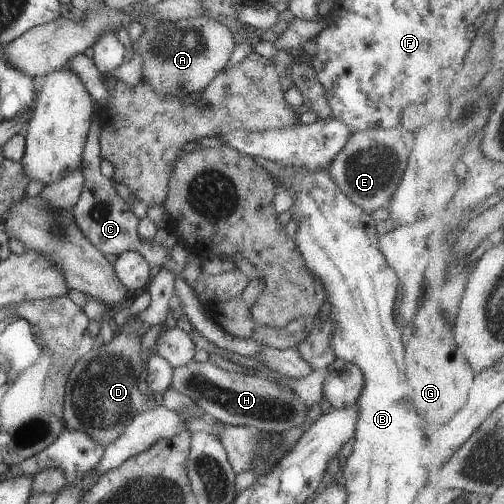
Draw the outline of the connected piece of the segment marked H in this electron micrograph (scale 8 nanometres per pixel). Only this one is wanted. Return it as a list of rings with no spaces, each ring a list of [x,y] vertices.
[[[191,360],[183,366],[174,367],[170,388],[190,398],[195,406],[201,407],[203,412],[210,414],[216,421],[221,421],[225,425],[253,427],[261,432],[281,433],[292,426],[299,426],[305,420],[307,412],[301,399],[279,383],[266,379],[263,375],[224,371],[210,362],[198,363]]]

